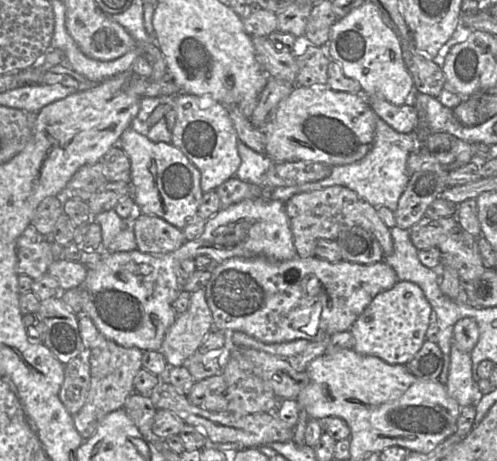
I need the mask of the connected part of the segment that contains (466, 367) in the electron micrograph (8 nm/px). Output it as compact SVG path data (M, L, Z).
M453 343L450 352L450 367L446 384L448 395L460 407L475 405L480 396L477 383L472 377L472 360L469 353L459 350Z

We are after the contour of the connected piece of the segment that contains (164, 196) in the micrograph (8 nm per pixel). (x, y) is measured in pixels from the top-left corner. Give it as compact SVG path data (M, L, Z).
M128 127L121 134L118 146L130 159L130 186L136 203L136 211L162 218L180 230L198 215L198 208L203 197L200 171L181 150L172 143L152 142L132 127Z

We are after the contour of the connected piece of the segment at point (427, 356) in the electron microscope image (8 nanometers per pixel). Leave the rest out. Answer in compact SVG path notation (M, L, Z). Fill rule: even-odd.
M425 340L415 357L405 365L414 376L436 381L443 368L443 354L437 343Z

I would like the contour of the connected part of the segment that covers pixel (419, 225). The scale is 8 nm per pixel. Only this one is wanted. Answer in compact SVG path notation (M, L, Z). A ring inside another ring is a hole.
M456 215L437 220L424 216L408 230L410 240L417 250L435 248L439 244L441 236L454 232L456 223Z

